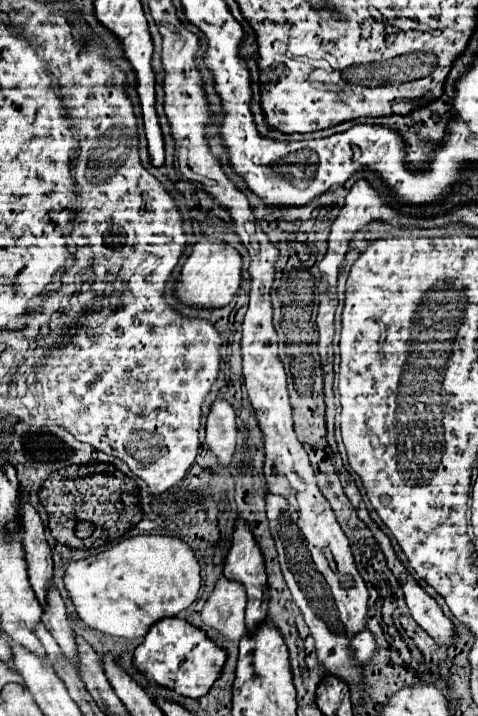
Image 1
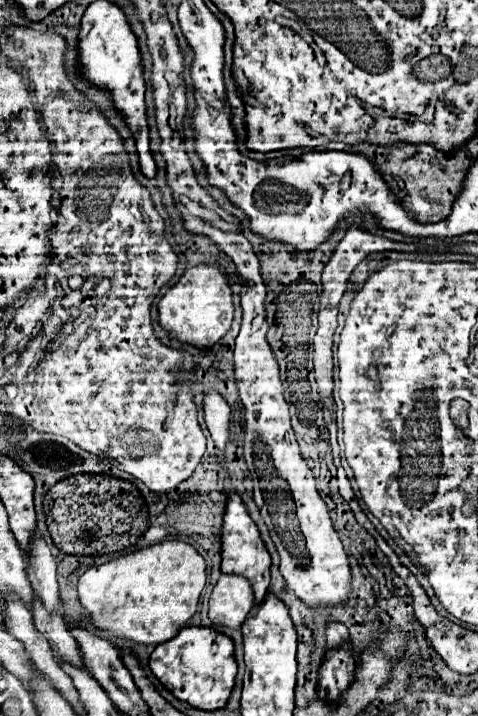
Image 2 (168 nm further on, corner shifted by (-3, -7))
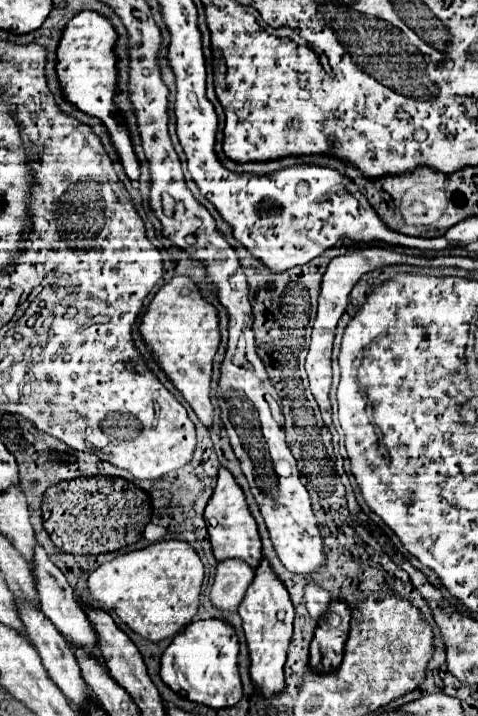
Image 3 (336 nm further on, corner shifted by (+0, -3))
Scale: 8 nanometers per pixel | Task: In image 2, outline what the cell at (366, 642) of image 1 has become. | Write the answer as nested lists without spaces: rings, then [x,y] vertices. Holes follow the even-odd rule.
[[[330,622],[326,626],[326,640],[328,640],[328,648],[340,648],[344,644],[350,644],[350,632],[344,624]]]

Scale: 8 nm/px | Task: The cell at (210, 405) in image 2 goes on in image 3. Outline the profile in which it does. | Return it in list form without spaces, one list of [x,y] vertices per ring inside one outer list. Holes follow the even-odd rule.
[[[173,276],[173,280],[167,282],[149,302],[139,324],[139,334],[159,368],[181,392],[197,418],[205,426],[211,426],[211,360],[219,346],[219,320],[215,308],[203,300],[197,286],[187,276]]]

